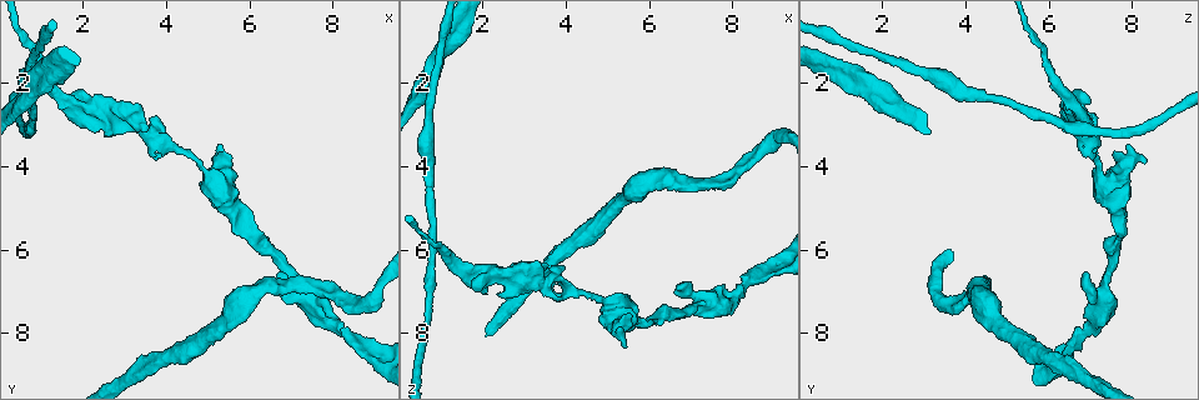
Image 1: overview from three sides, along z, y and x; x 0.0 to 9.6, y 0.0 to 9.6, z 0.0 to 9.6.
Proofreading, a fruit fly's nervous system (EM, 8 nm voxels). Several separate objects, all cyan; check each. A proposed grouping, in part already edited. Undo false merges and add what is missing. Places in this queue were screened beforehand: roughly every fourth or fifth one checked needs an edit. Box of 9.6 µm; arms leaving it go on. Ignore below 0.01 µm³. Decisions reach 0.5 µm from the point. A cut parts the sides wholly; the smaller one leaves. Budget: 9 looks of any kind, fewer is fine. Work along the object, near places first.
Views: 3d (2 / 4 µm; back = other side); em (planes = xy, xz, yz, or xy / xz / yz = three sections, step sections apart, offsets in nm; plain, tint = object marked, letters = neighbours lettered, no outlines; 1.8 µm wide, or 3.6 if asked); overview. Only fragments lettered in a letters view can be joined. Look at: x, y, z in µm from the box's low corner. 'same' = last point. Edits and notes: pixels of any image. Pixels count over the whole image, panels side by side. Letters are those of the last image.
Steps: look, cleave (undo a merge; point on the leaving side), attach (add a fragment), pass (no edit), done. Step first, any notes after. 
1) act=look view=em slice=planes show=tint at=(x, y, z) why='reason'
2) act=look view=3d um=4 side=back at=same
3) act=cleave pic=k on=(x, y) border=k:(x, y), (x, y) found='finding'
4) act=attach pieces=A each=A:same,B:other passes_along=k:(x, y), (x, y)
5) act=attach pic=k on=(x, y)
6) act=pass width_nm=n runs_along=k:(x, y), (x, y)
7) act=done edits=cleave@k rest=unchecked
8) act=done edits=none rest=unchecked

act=look view=em slice=yz step=4 show=tint at=(3.35, 3.05, 6.75) why='abrupt turn'

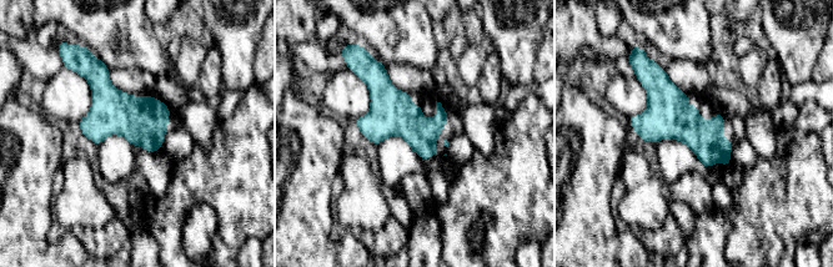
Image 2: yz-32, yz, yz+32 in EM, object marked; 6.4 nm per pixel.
act=look view=em slice=planes show=tint at=same why='another direction'

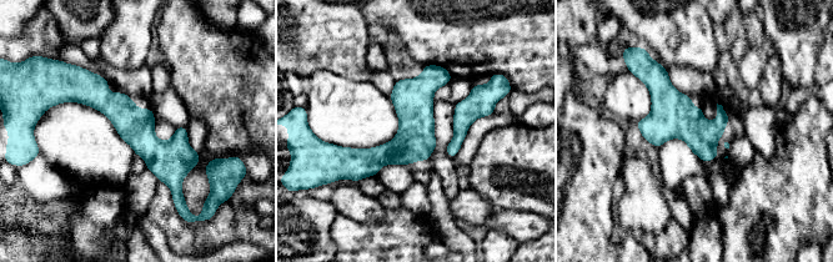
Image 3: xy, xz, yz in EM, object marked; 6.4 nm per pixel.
act=look view=em slice=planes show=letters at=same

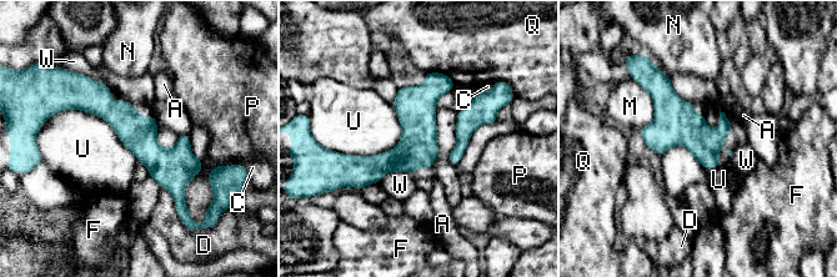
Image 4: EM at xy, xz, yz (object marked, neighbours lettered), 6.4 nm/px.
act=pass width_nm=240 each=A:other,C:other,D:other,F:other,M:other,N:other,P:other,Q:other,U:other,W:other found='continuous, no second neuron'

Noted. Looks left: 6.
act=look view=3d um=4 at=(7.20, 7.05, 7.20) why='abrupt turn'

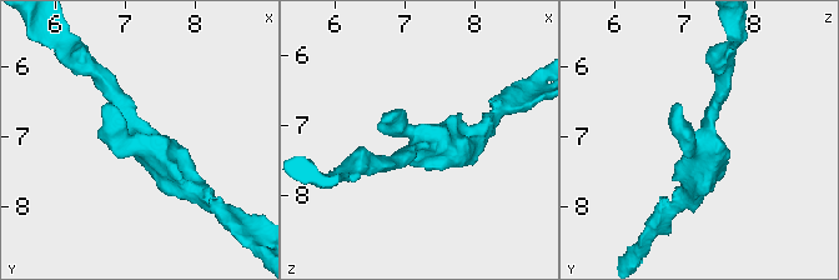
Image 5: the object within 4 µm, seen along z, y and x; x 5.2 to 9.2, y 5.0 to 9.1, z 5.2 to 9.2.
act=look view=em um=3.6 slice=xy step=16 show=tint at=(7.20, 7.05, 7.30) arms=3 arm_widths_nm=220,240,380 why='now the EM'

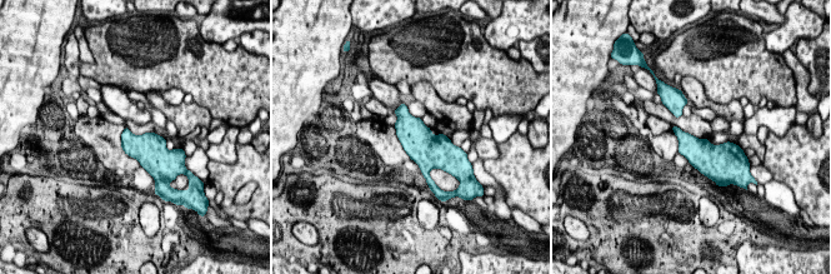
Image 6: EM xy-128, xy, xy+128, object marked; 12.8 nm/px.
act=look view=em um=3.6 slice=xz step=8 show=letters at=same why='another direction'

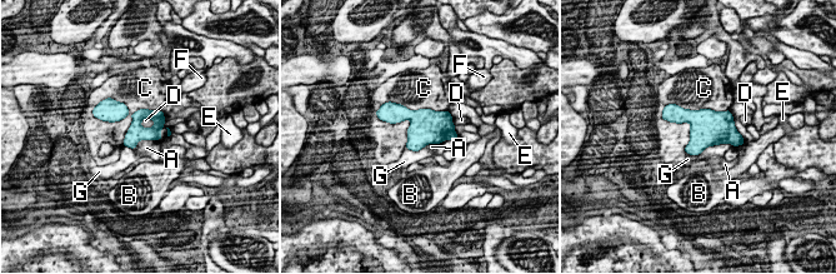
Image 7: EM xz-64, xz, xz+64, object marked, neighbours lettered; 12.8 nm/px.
act=pass each=A:other,B:other,C:other,D:other,E:other,F:other,G:other border=7:(156, 139), (141, 139), (134, 149) found='one neuron here'

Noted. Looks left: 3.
act=look view=3d um=4 at=(5.50, 3.85, 8.35) why='branch stops here'

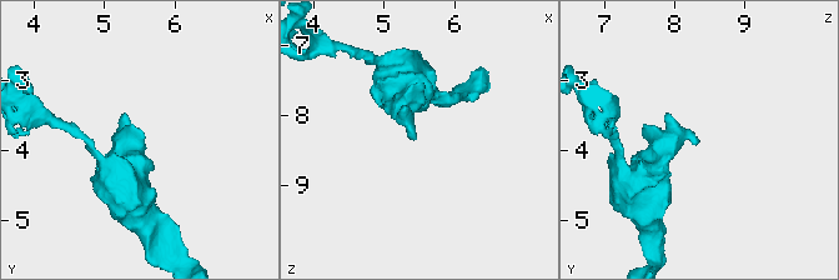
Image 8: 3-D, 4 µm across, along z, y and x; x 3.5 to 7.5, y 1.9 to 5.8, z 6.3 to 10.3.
act=look view=em slice=yz step=16 show=plain at=(5.40, 3.90, 8.30)

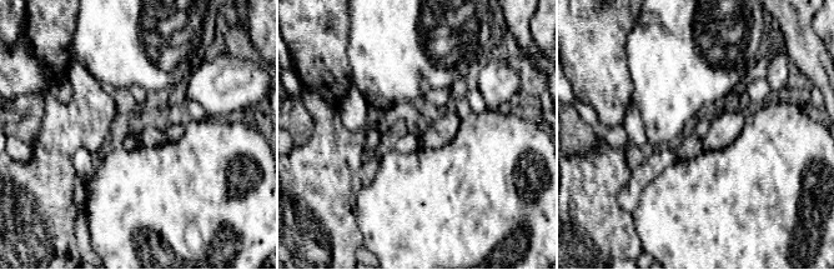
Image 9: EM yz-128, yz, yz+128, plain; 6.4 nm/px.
act=look view=em slice=yz step=16 show=letters at=same why='see the neighbours'

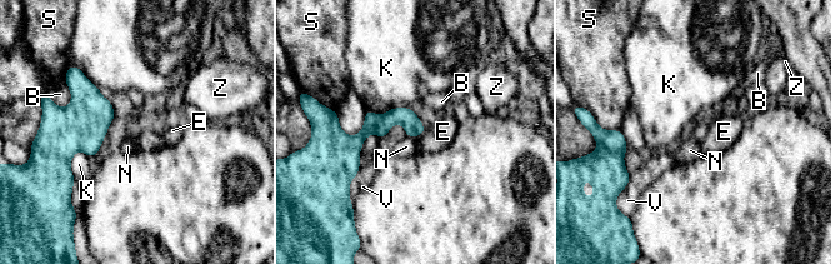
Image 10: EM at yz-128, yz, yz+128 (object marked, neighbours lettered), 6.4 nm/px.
act=pass each=B:other,E:other,K:other,N:other,S:other,V:other,Z:other border=10:(406, 135), (414, 138) found='no lettered fragment goes on from it'

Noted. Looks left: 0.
act=done edits=none rest=unchecked

